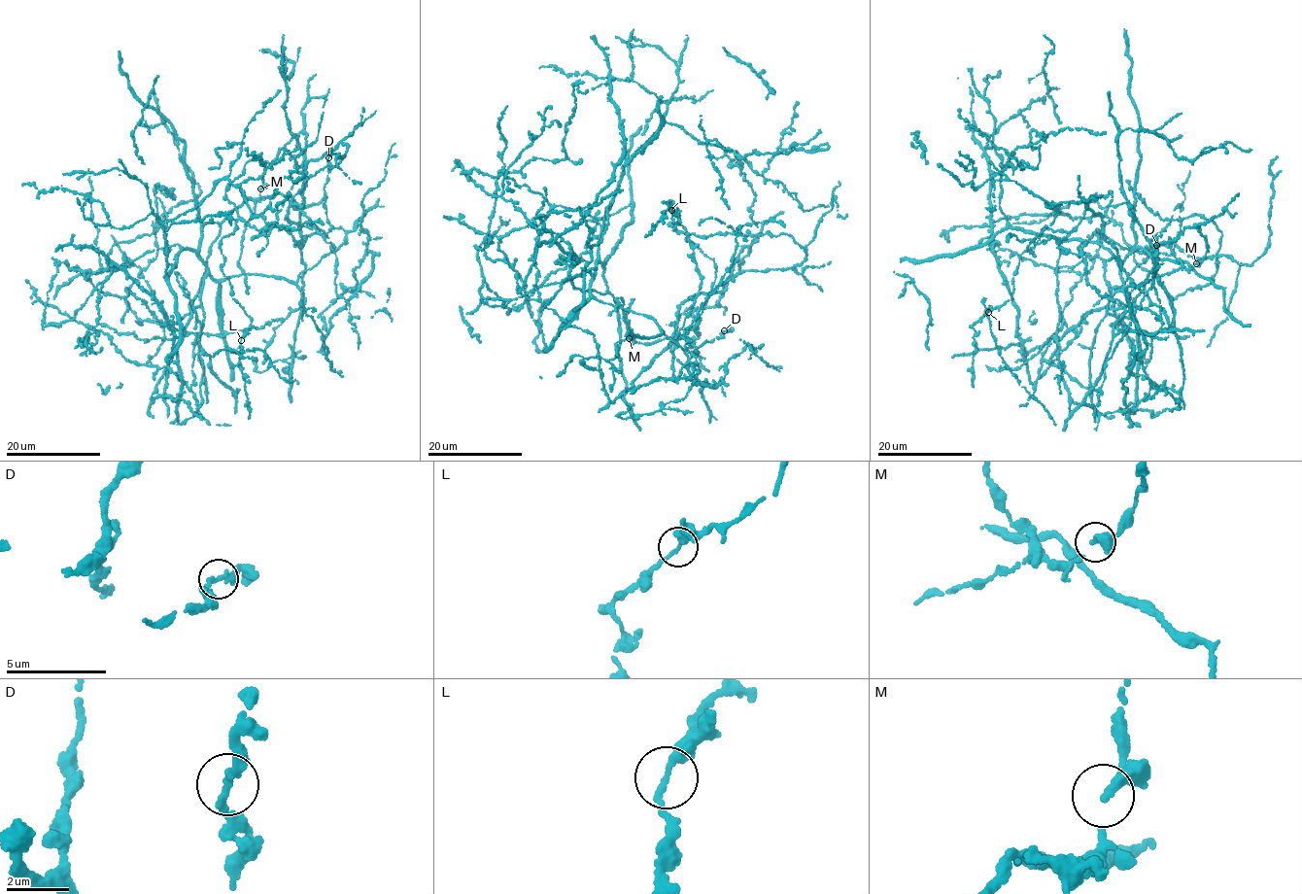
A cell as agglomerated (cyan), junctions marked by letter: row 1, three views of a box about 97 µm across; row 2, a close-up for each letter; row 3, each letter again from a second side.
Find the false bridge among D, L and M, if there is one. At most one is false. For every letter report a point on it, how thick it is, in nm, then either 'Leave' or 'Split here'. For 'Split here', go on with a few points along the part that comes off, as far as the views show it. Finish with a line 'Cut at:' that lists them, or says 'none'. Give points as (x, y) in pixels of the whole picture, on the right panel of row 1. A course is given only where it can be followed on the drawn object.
D: Place: (1156, 245). Thickness 280 nm. Leave
L: Place: (988, 312). Thickness 240 nm. Leave
M: Place: (1196, 263). Thickness 240 nm. Leave
Cut at: none

